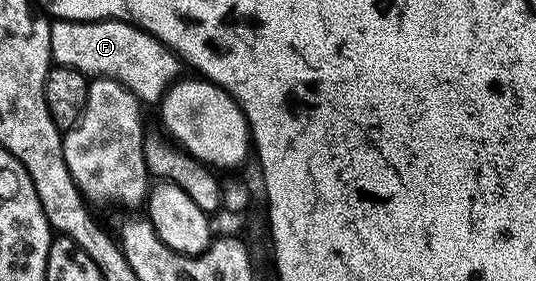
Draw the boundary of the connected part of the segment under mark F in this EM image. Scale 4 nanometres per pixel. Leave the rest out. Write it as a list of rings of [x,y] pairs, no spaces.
[[[55,21],[51,30],[51,50],[55,65],[76,70],[88,78],[114,79],[145,105],[159,105],[169,88],[181,77],[182,64],[175,54],[162,43],[148,40],[144,30],[128,22]]]

